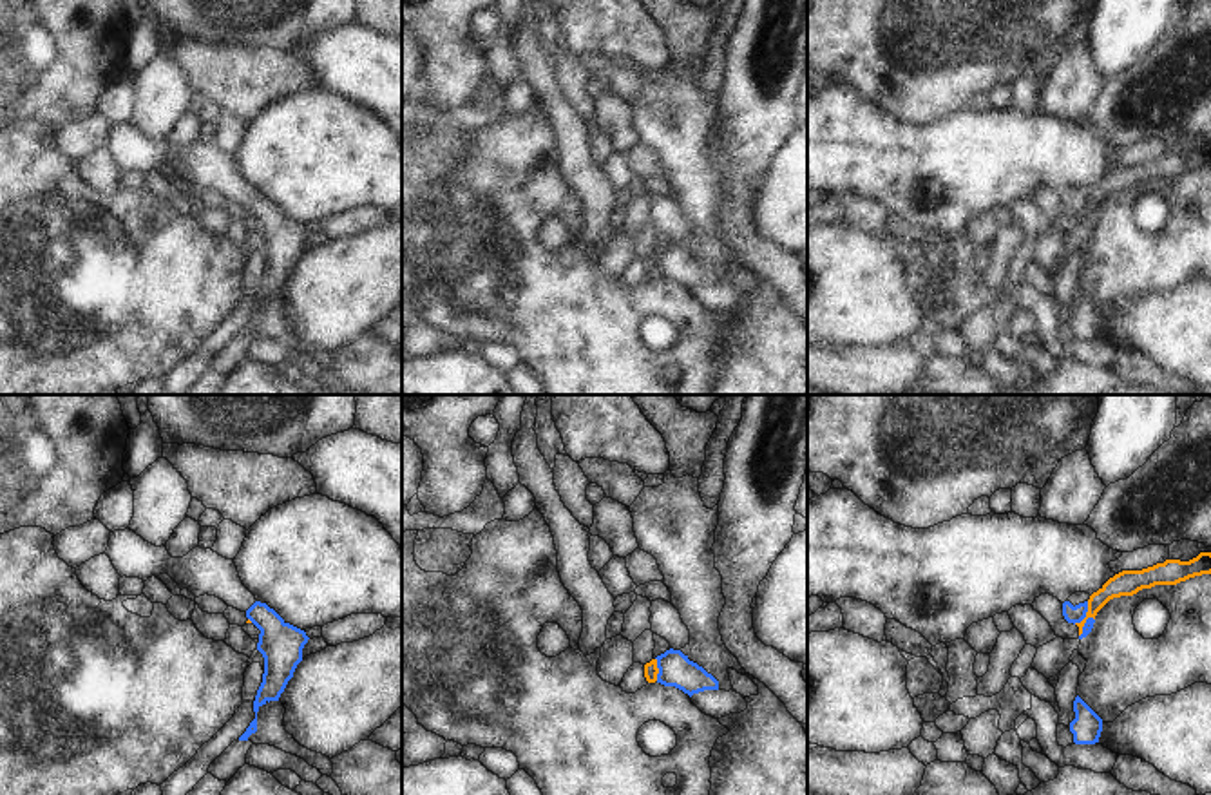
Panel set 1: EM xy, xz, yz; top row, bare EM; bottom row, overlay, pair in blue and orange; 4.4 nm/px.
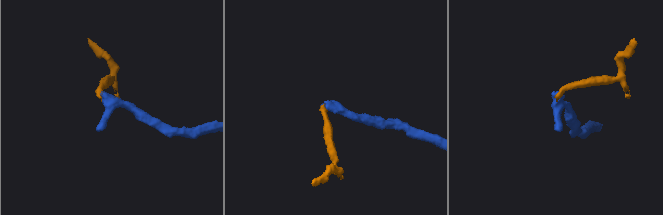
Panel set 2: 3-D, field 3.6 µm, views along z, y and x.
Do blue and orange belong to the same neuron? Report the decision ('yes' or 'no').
no

